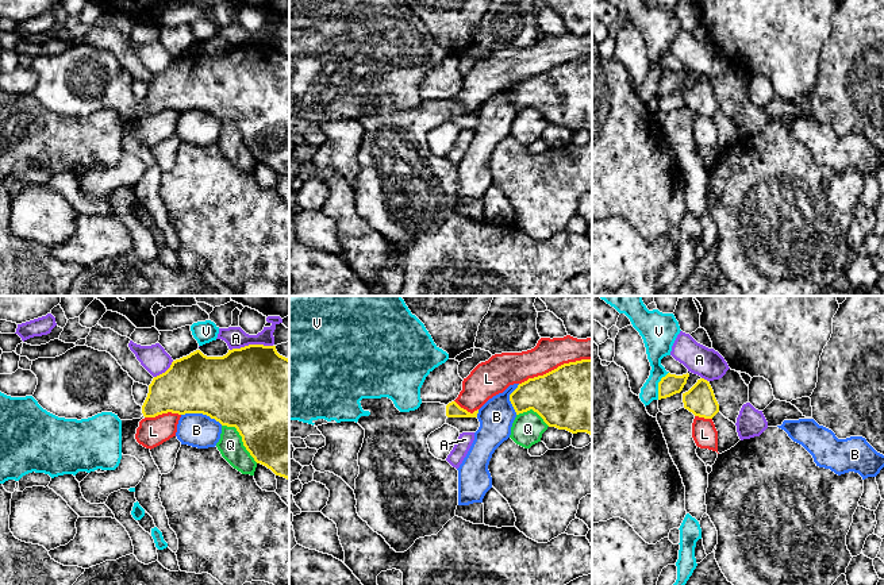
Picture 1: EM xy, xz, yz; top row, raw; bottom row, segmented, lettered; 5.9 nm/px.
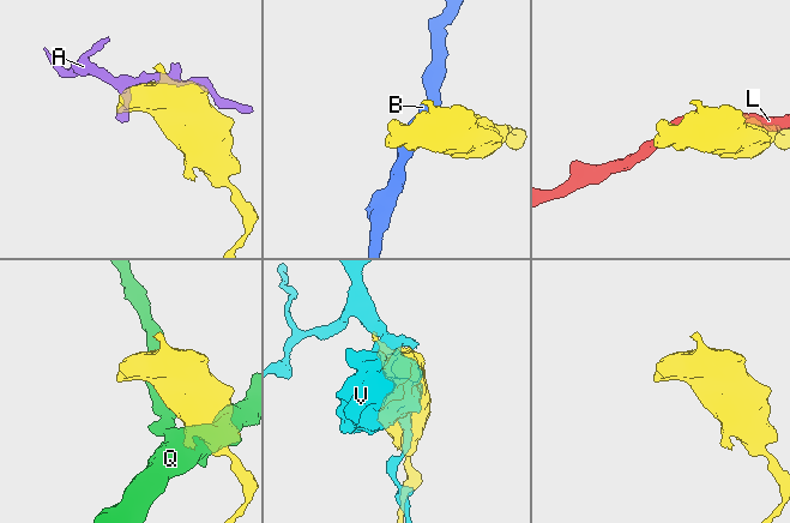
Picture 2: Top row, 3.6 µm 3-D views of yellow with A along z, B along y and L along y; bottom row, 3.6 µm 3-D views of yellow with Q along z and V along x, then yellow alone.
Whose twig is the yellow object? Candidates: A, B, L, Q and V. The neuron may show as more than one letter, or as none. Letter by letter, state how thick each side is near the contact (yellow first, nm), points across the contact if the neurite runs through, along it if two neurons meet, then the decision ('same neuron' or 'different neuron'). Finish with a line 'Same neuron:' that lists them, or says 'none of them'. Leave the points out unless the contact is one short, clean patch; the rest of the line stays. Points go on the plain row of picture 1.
A: 500 nm thick on the yellow side, 130 nm on the other; different neuron
B: 440 nm thick on the yellow side, 200 nm on the other; different neuron
L: 440 nm thick on the yellow side, 190 nm on the other; different neuron
Q: 500 nm thick on the yellow side, 150 nm on the other; different neuron
V: 120 nm thick on the yellow side, 160 nm on the other; different neuron
Same neuron: none of them

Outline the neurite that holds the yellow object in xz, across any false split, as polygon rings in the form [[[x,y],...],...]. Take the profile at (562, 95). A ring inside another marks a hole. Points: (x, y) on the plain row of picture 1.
[[[581,57],[518,82],[510,92],[516,112],[533,107],[549,124],[572,131],[587,130],[592,135],[592,57]]]

